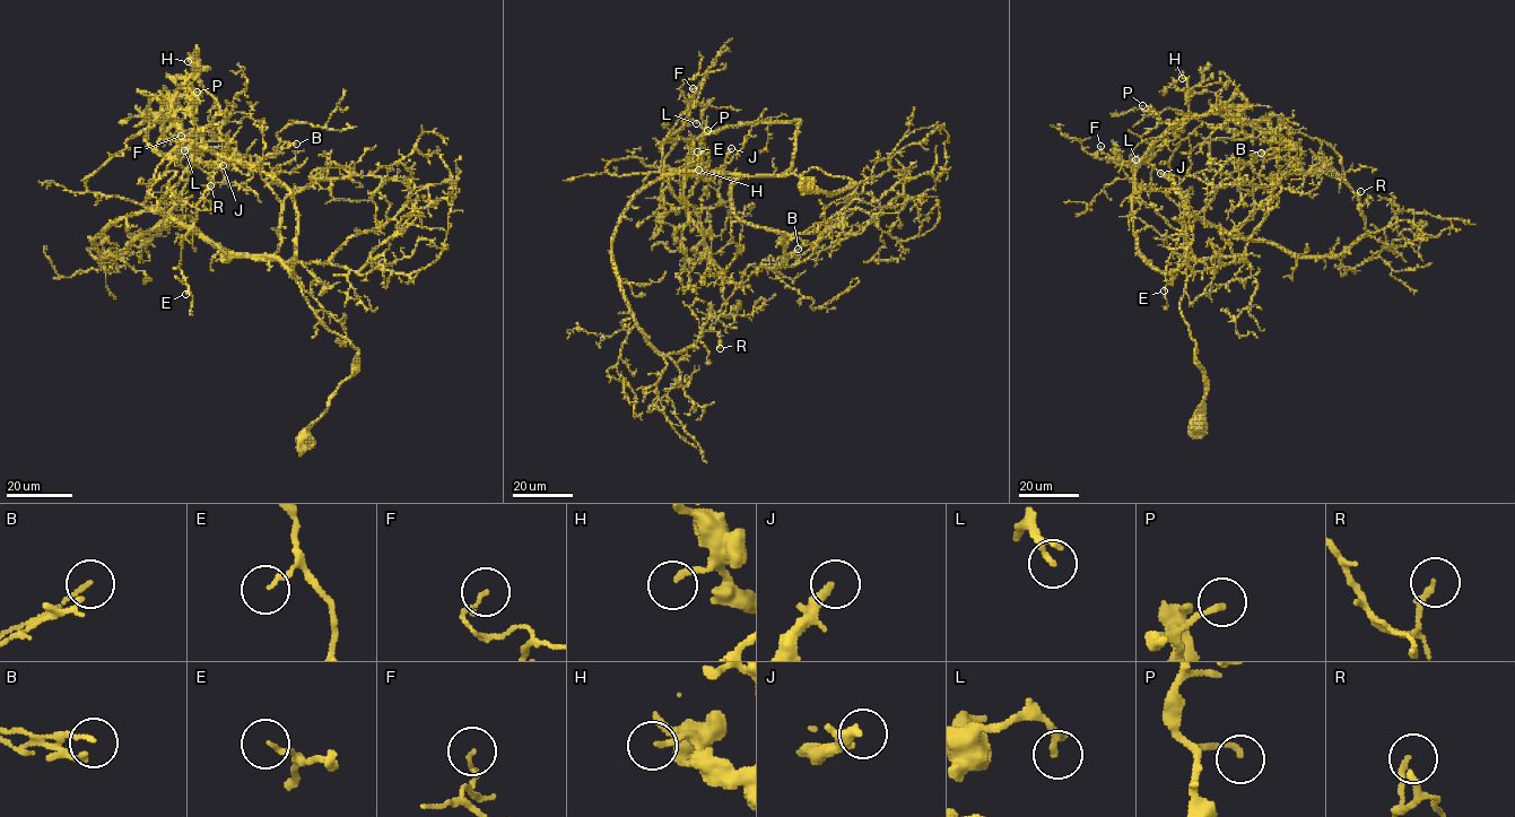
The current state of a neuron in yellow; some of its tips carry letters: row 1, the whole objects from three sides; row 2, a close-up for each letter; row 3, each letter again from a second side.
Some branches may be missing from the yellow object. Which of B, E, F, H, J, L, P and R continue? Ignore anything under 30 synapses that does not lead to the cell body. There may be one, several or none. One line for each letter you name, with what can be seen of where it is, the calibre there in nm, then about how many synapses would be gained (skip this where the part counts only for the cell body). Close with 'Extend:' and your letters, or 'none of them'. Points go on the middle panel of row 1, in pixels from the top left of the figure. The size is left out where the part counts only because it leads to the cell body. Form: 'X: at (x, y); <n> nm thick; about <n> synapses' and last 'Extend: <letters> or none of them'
Extend: none of them

